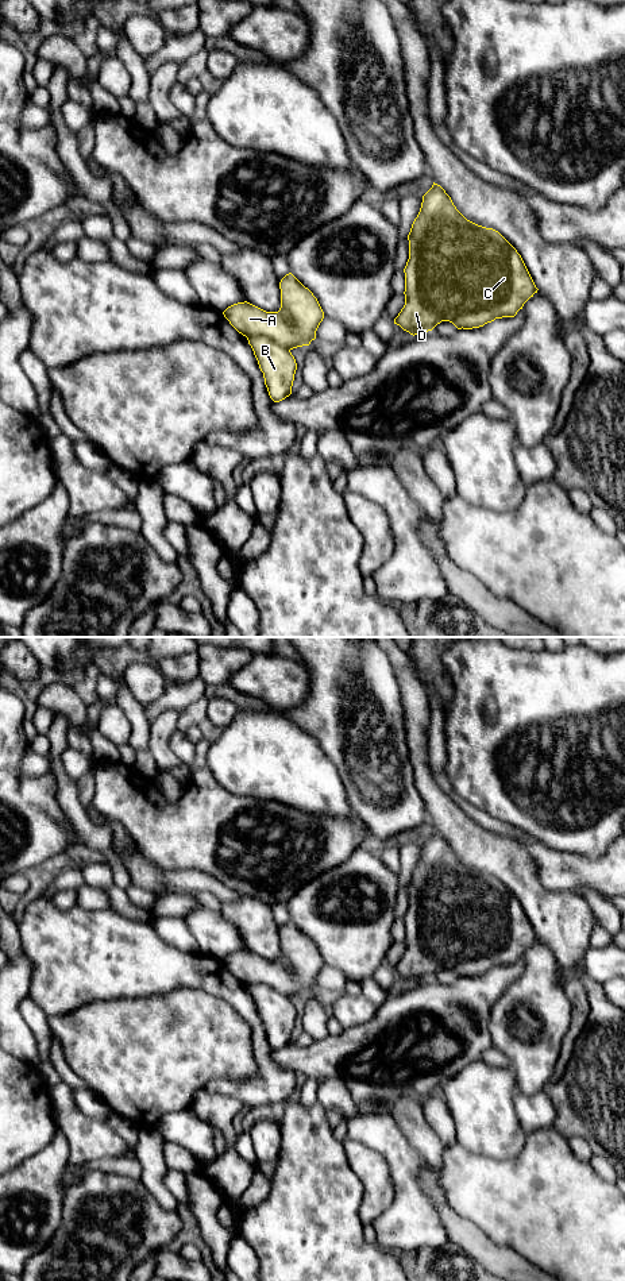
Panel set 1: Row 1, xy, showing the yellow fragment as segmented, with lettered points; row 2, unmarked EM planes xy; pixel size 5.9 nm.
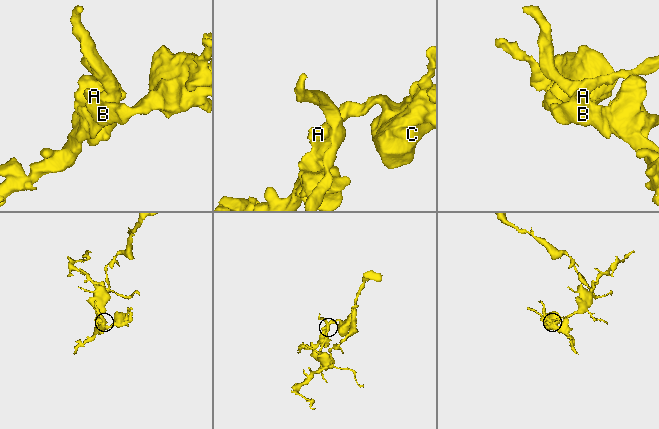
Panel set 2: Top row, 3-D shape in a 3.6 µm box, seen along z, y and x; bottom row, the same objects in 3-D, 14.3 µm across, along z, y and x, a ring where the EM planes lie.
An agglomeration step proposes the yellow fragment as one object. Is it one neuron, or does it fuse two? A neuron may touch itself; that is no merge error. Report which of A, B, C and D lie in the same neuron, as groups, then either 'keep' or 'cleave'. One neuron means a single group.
groups A / B C D; cleave

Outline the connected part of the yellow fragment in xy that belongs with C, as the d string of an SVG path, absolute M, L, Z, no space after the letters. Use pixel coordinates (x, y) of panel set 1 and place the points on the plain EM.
M435 830L423 844L408 888L405 953L394 972L413 984L432 979L441 969L472 977L495 966L514 965L539 938L517 898L498 879L467 868Z

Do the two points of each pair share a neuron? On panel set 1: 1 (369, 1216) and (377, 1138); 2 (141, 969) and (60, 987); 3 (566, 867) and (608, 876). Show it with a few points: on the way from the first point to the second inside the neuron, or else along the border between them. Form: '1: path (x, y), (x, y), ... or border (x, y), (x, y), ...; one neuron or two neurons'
1: border (347, 1137), (375, 1150), (385, 1160), (393, 1179); two neurons
2: path (120, 969), (80, 969); one neuron
3: path (577, 872), (597, 874); one neuron

